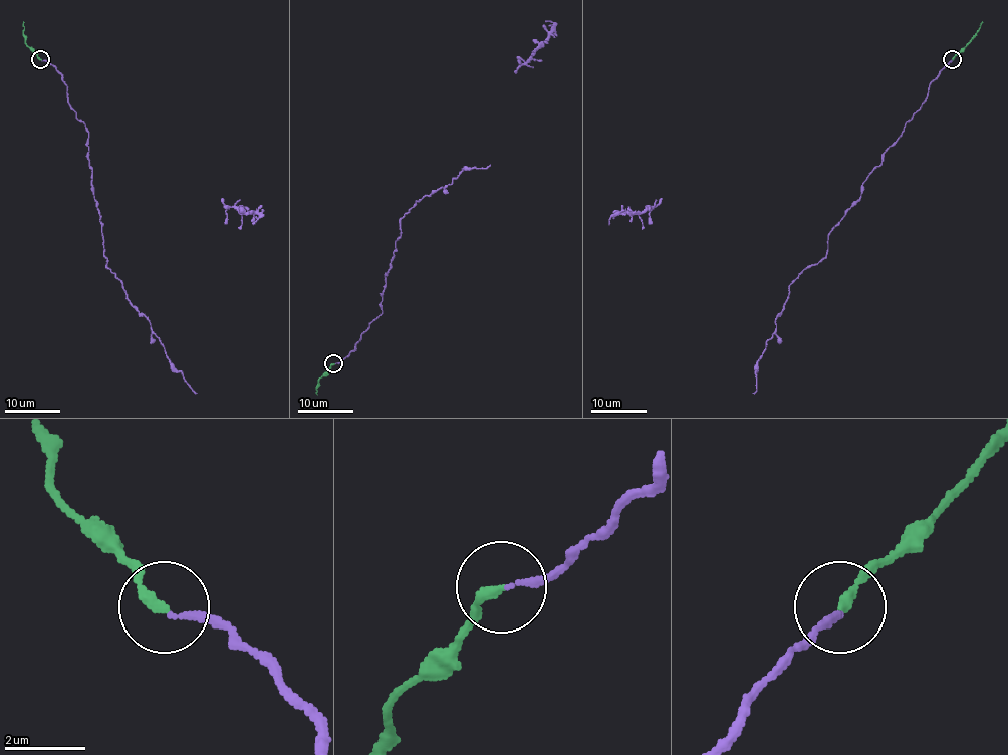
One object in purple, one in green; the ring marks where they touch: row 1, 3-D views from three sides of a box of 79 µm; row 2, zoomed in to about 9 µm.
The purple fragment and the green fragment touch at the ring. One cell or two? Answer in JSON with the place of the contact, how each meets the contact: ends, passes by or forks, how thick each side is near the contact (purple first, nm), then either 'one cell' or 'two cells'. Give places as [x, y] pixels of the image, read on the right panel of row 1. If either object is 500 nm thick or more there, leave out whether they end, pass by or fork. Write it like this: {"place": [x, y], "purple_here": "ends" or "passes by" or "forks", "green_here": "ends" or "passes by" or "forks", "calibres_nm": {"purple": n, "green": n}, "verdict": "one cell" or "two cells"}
{"place": [952, 59], "purple_here": "ends", "green_here": "ends", "calibres_nm": {"purple": 150, "green": 260}, "verdict": "one cell"}

